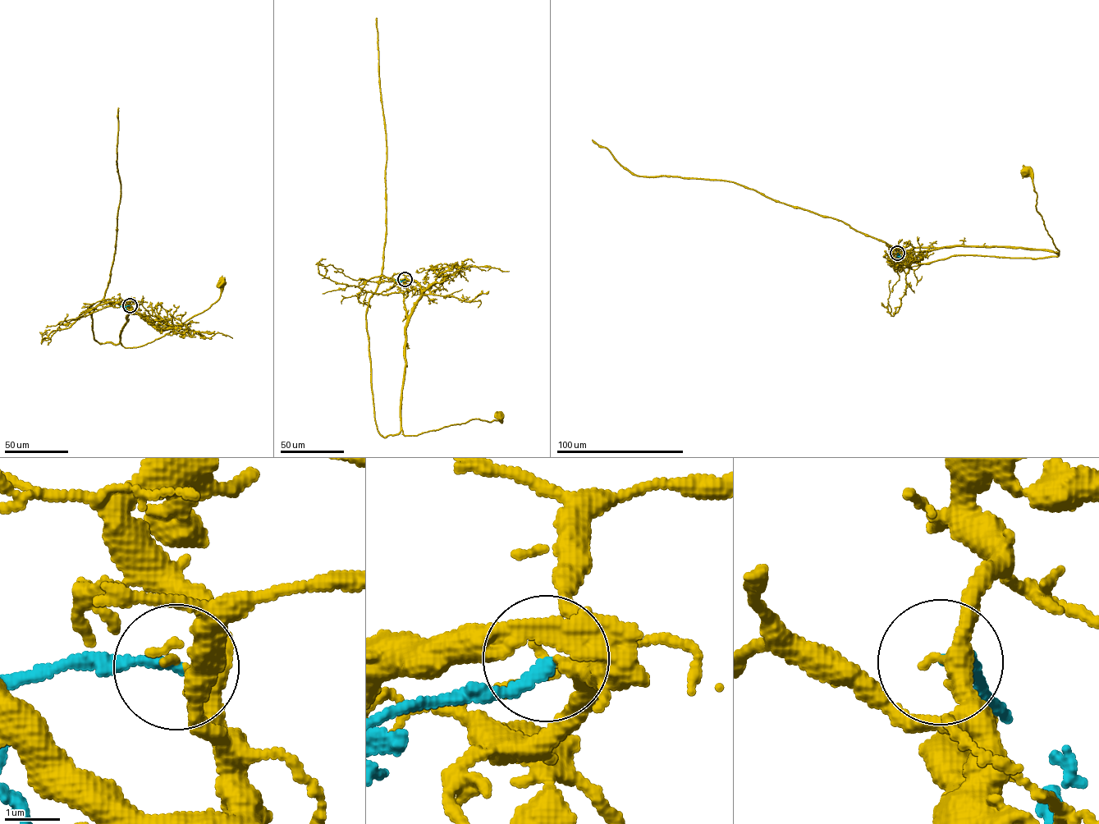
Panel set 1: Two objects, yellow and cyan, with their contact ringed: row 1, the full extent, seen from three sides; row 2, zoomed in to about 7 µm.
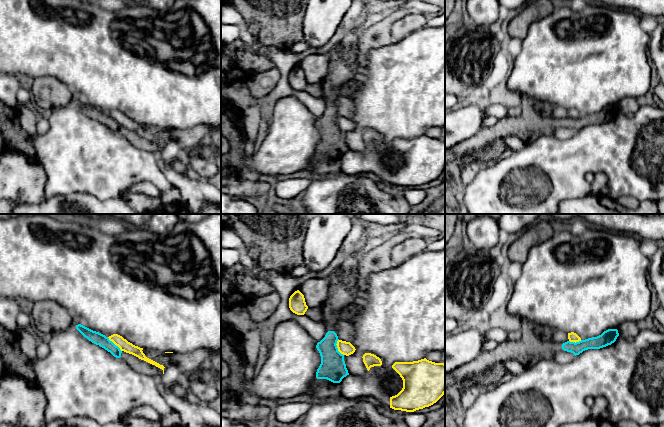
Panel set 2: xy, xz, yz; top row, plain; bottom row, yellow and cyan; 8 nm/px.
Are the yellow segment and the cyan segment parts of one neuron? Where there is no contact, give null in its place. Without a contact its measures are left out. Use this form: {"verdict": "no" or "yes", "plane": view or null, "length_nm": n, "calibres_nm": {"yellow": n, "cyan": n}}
{"verdict": "no", "plane": "xz", "length_nm": 140, "calibres_nm": {"yellow": 110, "cyan": 200}}

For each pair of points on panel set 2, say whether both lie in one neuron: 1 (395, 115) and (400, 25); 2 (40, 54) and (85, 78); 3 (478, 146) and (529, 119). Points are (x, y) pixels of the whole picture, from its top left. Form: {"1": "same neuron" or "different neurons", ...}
{"1": "different neurons", "2": "same neuron", "3": "same neuron"}

